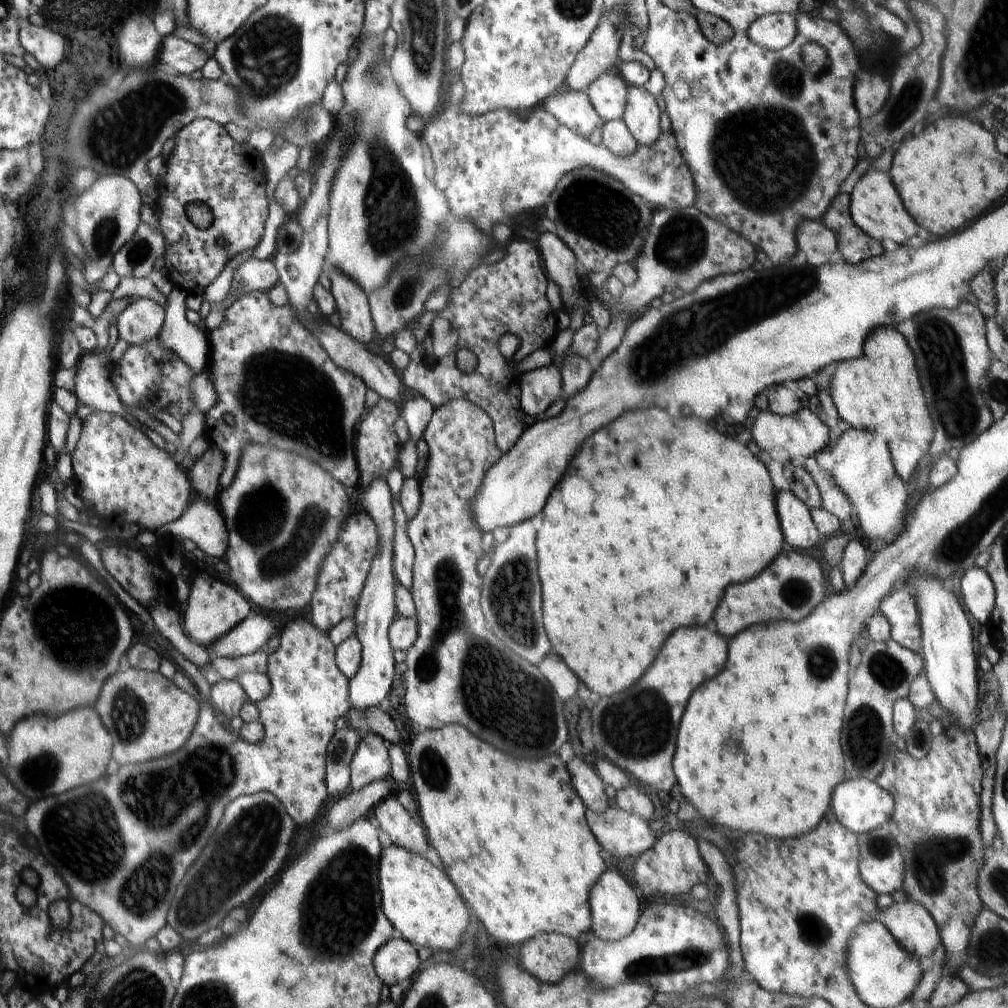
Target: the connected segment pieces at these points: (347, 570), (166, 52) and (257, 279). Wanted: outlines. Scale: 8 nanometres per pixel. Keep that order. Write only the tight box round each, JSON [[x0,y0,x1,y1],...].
[[311,512,378,632],[158,37,209,77],[231,257,280,296]]

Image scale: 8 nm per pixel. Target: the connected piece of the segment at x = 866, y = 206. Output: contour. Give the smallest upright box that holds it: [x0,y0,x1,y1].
[850,170,920,246]

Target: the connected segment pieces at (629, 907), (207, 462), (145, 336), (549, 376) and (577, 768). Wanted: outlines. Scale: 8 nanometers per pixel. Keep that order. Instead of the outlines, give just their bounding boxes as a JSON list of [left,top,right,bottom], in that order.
[[588,870,642,942],[187,446,226,502],[114,297,165,345],[520,363,564,421],[566,756,608,812]]

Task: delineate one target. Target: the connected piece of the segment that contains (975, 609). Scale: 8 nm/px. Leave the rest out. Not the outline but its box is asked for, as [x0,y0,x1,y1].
[960,568,995,625]

